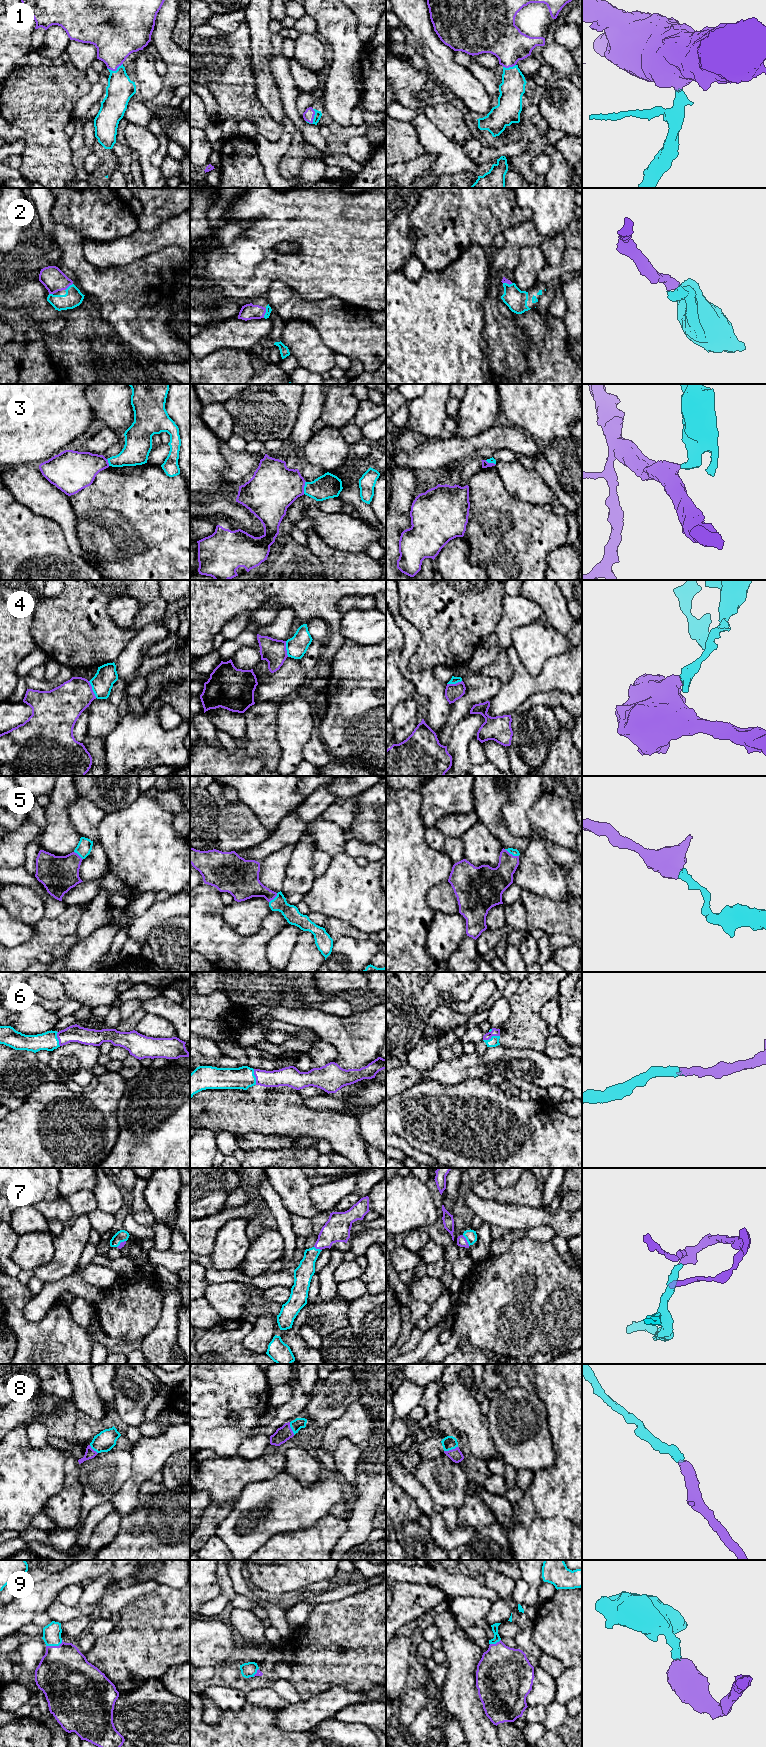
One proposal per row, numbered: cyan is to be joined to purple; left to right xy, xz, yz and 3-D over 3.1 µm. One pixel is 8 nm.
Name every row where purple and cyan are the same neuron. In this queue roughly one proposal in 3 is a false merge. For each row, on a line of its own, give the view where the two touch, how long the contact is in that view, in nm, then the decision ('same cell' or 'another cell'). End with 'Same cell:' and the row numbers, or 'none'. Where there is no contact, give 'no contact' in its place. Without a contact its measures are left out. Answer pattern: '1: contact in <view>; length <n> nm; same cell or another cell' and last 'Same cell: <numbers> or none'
1: contact in xz; length 120 nm; same cell
2: contact in xz; length 80 nm; same cell
3: contact in xz; length 110 nm; another cell
4: contact in xy; length 150 nm; another cell
5: contact in yz; length 130 nm; same cell
6: contact in yz; length 140 nm; same cell
7: contact in yz; length 110 nm; same cell
8: contact in yz; length 120 nm; same cell
9: contact in xy; length 140 nm; same cell
Same cell: 1, 2, 5, 6, 7, 8, 9

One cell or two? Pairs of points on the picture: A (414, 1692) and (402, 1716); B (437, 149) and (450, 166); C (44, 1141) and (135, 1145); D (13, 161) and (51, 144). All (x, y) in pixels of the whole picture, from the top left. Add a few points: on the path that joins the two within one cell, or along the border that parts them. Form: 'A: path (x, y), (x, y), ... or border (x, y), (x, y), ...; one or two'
A: path (414, 1698), (408, 1710); one
B: path (441, 152), (450, 162); one
C: border (118, 1121), (118, 1138), (112, 1150), (105, 1157); two
D: border (22, 155), (22, 163), (19, 169); two

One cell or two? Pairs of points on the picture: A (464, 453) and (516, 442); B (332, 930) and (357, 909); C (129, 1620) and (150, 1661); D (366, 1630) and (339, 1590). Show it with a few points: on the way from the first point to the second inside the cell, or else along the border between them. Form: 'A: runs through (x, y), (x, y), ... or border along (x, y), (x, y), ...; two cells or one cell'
A: runs through (477, 442), (481, 440), (503, 440); one cell
B: border along (329, 917), (348, 921), (364, 932); two cells
C: runs through (134, 1630), (145, 1641), (148, 1651); one cell
D: border along (366, 1588), (338, 1600), (321, 1603); two cells

